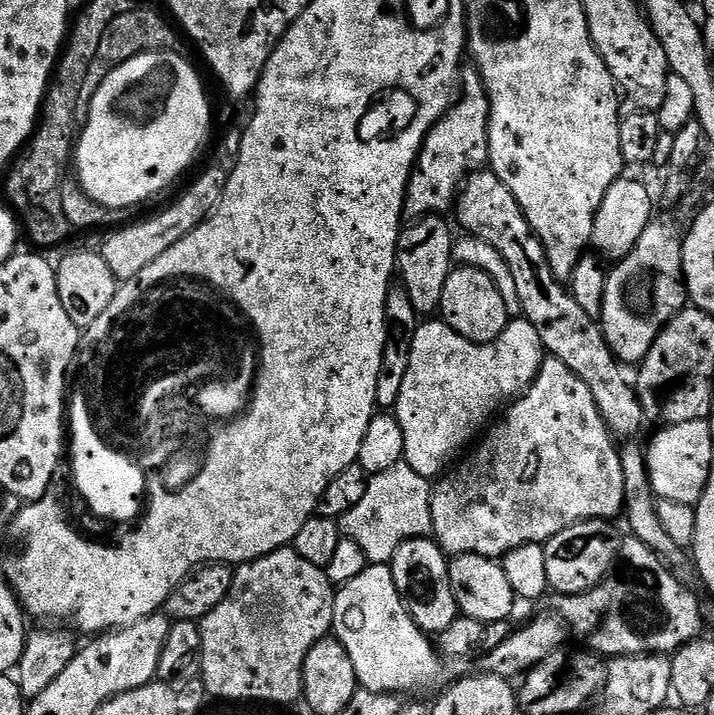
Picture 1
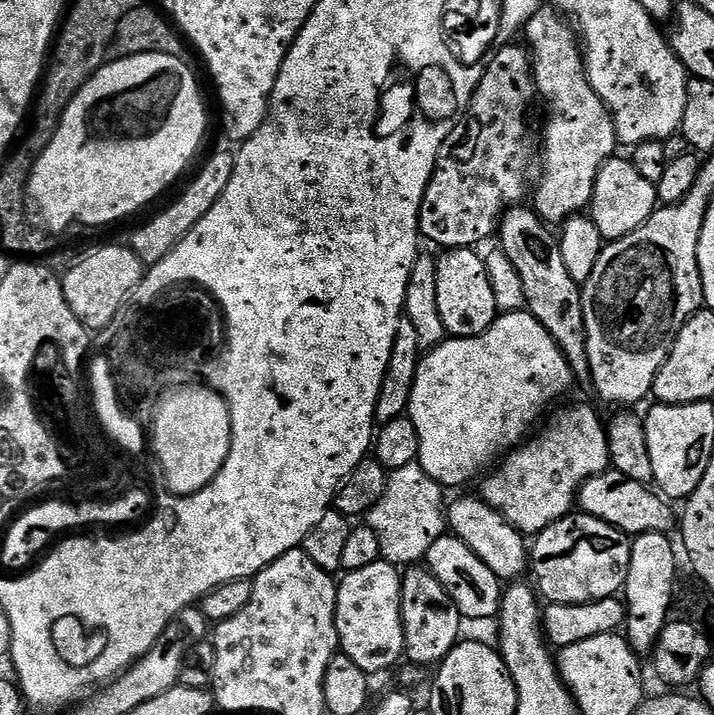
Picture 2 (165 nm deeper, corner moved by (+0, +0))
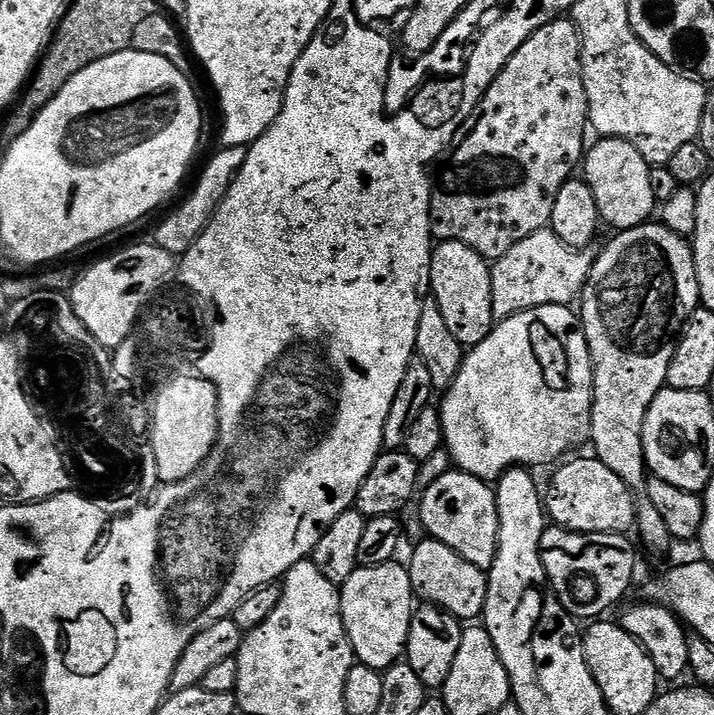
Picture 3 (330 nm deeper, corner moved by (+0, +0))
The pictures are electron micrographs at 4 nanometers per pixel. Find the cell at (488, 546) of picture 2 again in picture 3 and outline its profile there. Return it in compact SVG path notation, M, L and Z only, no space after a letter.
M459 470L451 471L442 473L428 489L423 489L418 500L420 520L431 539L450 546L450 550L466 558L466 562L487 570L491 568L500 545L496 493L491 483Z

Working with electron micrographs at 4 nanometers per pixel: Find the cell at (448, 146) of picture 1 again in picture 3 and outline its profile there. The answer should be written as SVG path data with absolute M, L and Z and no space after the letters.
M557 18L525 36L522 46L518 46L518 50L510 58L510 62L506 62L504 69L492 78L491 84L485 87L480 101L476 104L476 109L466 118L466 122L462 122L462 126L454 134L454 138L446 145L446 155L438 164L440 169L434 172L430 180L432 185L433 237L437 241L462 242L466 246L470 246L470 250L483 256L485 260L495 262L504 257L506 250L510 250L510 246L518 246L518 242L522 242L522 238L530 238L530 234L549 227L554 214L554 198L558 198L558 190L562 190L564 183L575 173L572 172L575 168L577 171L578 165L585 155L584 131L587 133L589 128L588 99L582 78L582 62L580 61L580 32L577 31L576 25L572 23L571 19Z

